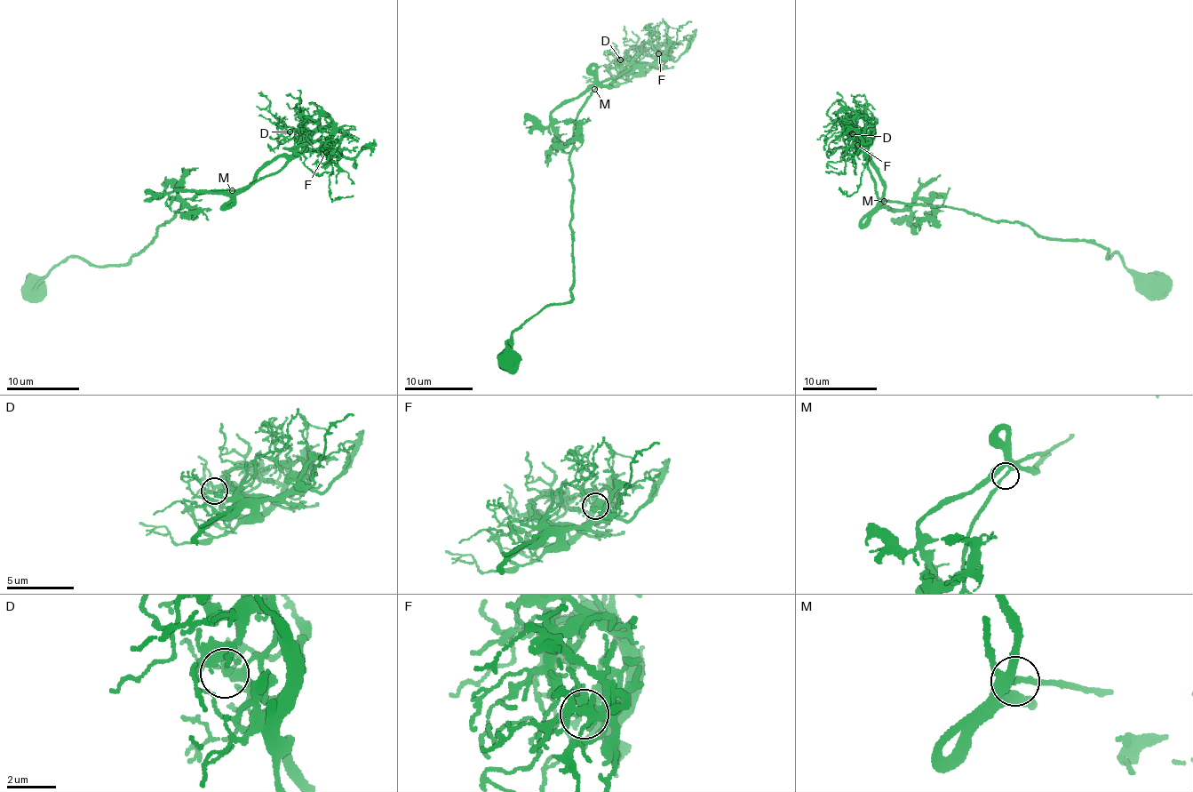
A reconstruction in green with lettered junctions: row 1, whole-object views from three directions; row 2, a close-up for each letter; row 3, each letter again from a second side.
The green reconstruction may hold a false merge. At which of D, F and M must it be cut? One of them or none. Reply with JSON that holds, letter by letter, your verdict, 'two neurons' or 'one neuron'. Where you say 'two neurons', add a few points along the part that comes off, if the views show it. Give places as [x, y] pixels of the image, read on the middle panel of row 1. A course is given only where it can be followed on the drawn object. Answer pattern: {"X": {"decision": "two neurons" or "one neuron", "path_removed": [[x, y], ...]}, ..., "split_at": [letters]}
{"D": {"decision": "one neuron"}, "F": {"decision": "one neuron"}, "M": {"decision": "one neuron"}, "split_at": []}

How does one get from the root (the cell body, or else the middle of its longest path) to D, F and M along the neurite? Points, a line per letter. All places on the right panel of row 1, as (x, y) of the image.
D: (1156, 284), (1093, 243), (881, 199), (862, 131), (852, 133)
F: (1156, 284), (1093, 243), (881, 199), (866, 143), (857, 145)
M: (1156, 284), (1093, 243), (883, 200)

